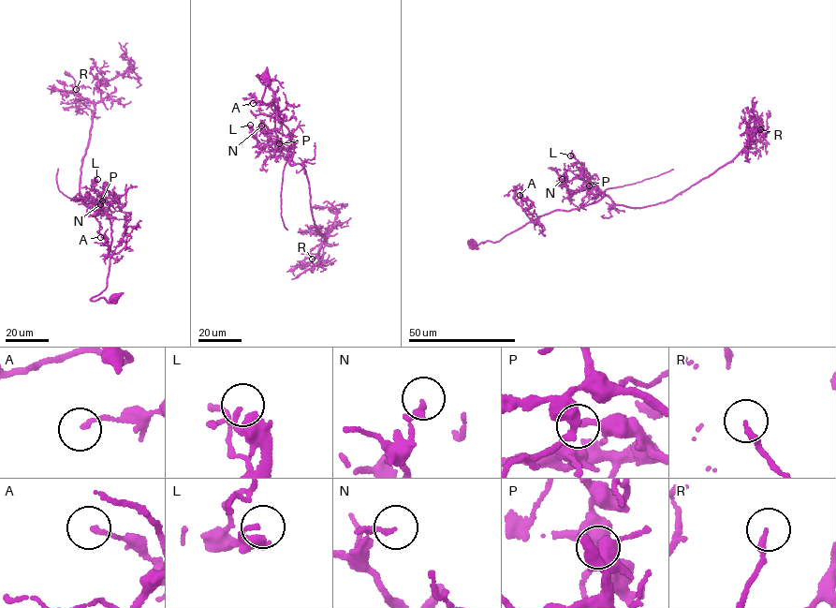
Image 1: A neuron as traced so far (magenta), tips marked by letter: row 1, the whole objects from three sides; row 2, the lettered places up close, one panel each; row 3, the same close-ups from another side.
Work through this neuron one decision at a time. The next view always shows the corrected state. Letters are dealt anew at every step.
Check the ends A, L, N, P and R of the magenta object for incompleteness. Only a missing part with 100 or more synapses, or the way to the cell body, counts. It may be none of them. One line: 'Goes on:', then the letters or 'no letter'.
Goes on: no letter

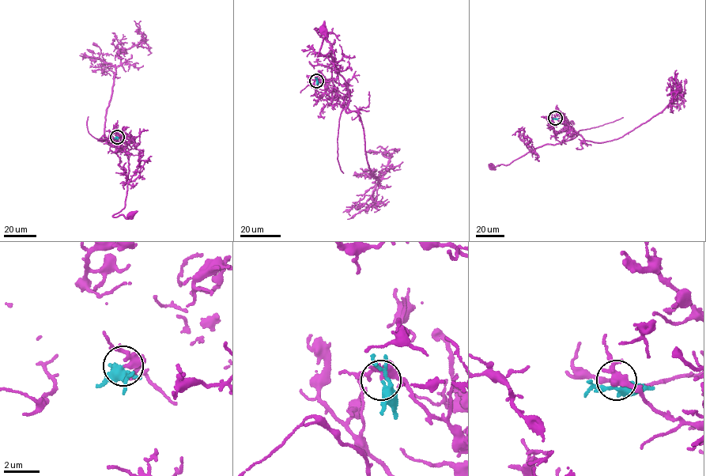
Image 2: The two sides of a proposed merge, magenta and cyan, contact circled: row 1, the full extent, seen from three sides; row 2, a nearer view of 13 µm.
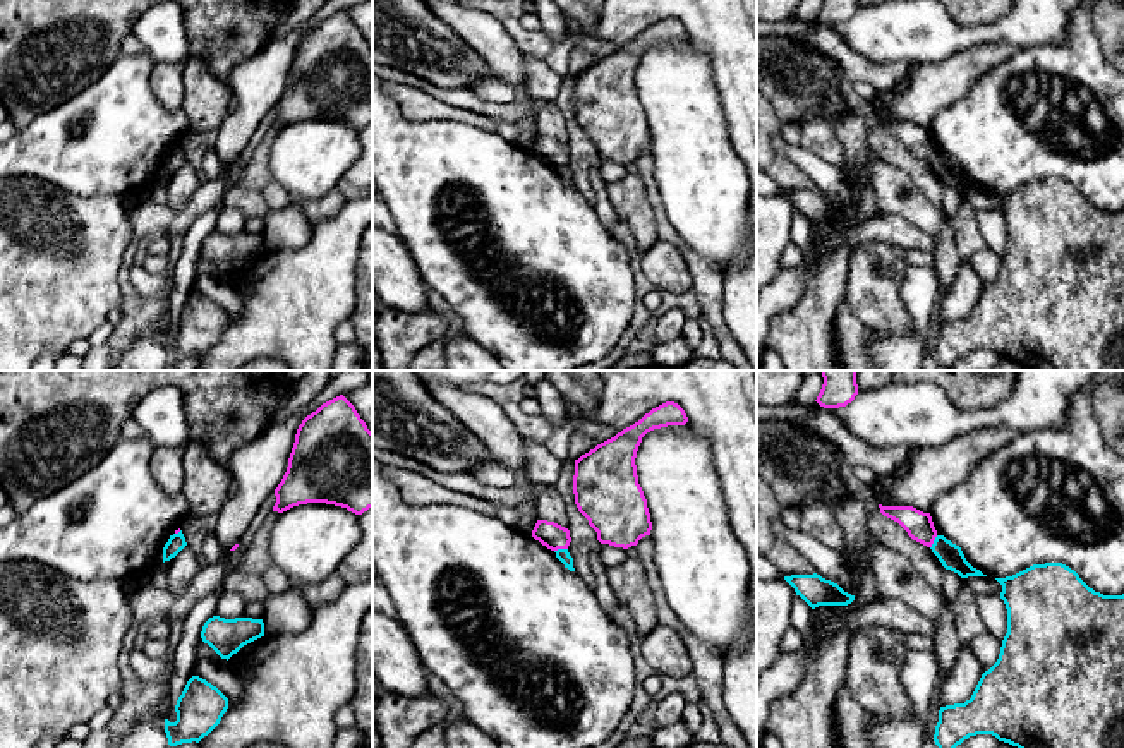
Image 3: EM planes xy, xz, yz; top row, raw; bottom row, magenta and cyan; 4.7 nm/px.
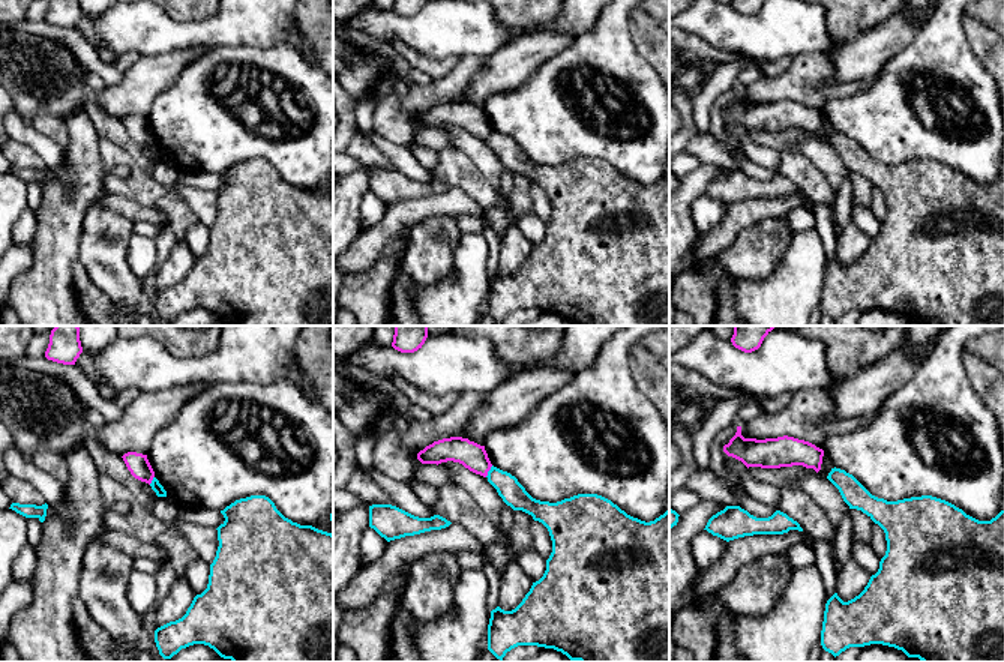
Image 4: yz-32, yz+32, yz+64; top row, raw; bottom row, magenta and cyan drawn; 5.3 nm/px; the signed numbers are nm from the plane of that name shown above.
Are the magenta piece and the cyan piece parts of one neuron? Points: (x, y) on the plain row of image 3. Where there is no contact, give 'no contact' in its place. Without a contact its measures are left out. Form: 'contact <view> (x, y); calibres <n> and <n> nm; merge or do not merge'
contact xz (560, 163); calibres 120 and 60 nm; do not merge

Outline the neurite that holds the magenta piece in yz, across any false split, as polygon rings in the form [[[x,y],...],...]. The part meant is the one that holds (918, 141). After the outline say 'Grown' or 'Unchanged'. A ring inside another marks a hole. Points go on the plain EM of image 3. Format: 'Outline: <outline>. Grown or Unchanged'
Outline: [[[879,120],[880,129],[894,137],[897,137],[908,151],[927,161],[932,163],[937,146],[934,142],[930,129],[923,129],[913,122],[882,122]]]. Unchanged

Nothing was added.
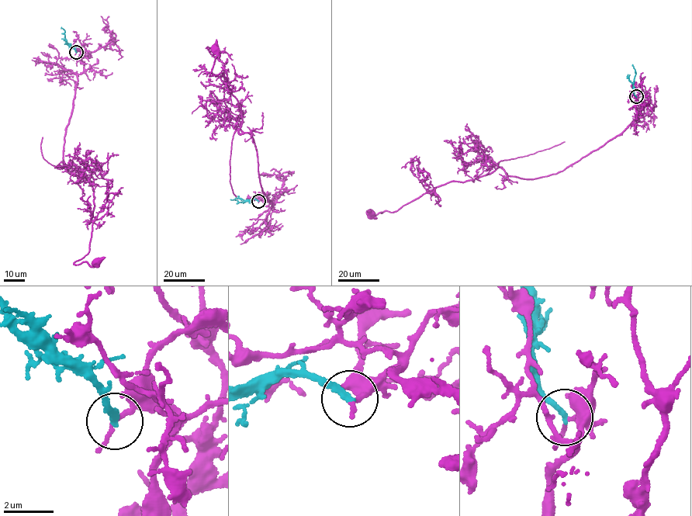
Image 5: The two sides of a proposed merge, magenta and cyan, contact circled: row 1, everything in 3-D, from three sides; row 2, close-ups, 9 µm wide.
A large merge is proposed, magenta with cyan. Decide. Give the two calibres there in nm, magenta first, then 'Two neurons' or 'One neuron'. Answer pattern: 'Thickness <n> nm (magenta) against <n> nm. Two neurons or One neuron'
Thickness 140 nm (magenta) against 240 nm. Two neurons

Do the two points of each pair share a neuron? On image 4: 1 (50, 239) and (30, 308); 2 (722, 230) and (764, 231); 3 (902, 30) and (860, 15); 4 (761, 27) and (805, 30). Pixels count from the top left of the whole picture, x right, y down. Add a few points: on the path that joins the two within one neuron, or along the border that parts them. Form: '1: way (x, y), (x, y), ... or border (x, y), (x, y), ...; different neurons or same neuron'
1: way (50, 255), (50, 278), (45, 291); same neuron
2: border (773, 216), (748, 224), (727, 246), (715, 254); different neurons
3: border (892, 15), (859, 32), (850, 41); different neurons
4: way (772, 27), (794, 27); same neuron

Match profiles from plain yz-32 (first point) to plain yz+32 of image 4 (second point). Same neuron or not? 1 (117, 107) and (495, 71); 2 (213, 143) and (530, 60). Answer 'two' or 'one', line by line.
1: one
2: two

